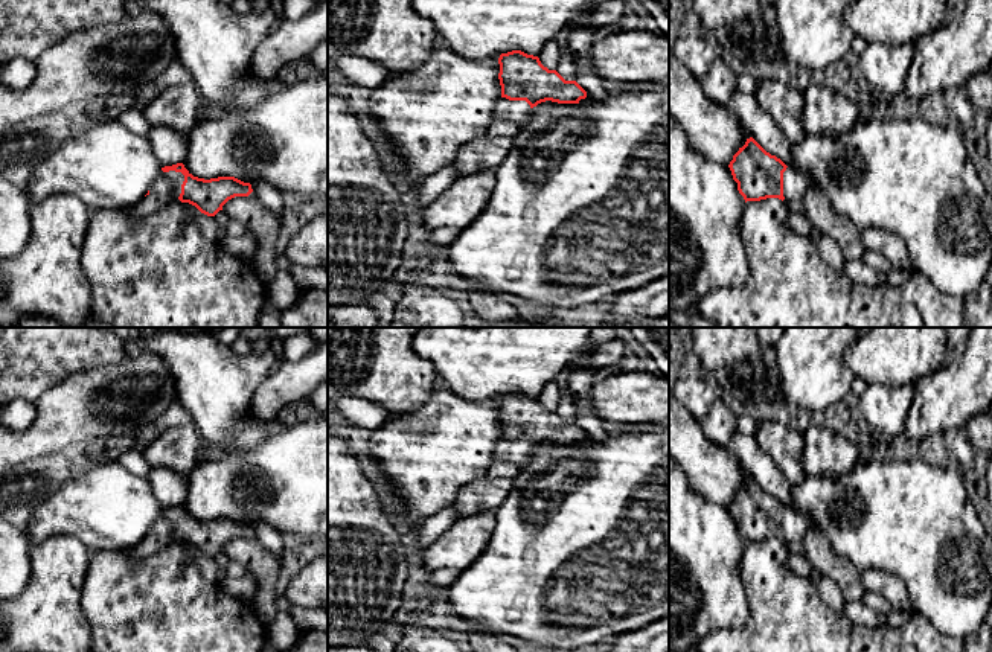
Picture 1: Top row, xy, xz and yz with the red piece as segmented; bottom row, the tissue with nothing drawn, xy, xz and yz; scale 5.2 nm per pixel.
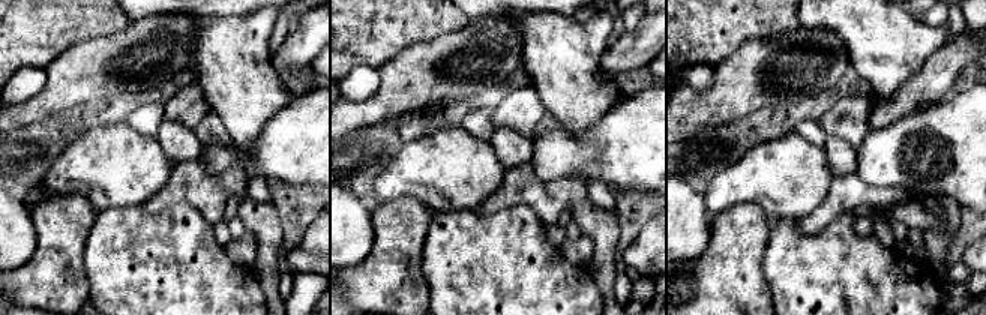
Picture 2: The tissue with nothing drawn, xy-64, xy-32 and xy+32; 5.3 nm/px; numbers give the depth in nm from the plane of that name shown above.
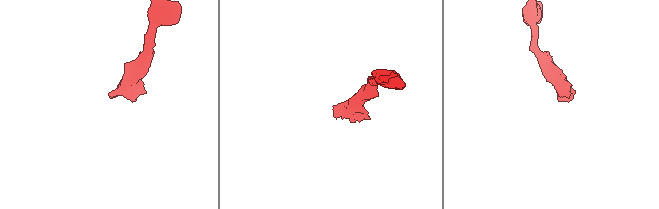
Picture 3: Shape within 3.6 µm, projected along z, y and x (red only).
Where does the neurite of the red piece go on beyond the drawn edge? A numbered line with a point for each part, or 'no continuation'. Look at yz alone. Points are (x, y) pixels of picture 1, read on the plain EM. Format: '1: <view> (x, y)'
1: yz (796, 524)

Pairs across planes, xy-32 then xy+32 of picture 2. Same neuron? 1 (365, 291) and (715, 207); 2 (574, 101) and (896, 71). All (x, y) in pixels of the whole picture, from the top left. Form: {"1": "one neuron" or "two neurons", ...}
{"1": "two neurons", "2": "one neuron"}

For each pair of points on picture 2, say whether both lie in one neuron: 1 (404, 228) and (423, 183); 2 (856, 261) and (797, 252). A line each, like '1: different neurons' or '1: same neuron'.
1: different neurons
2: same neuron

